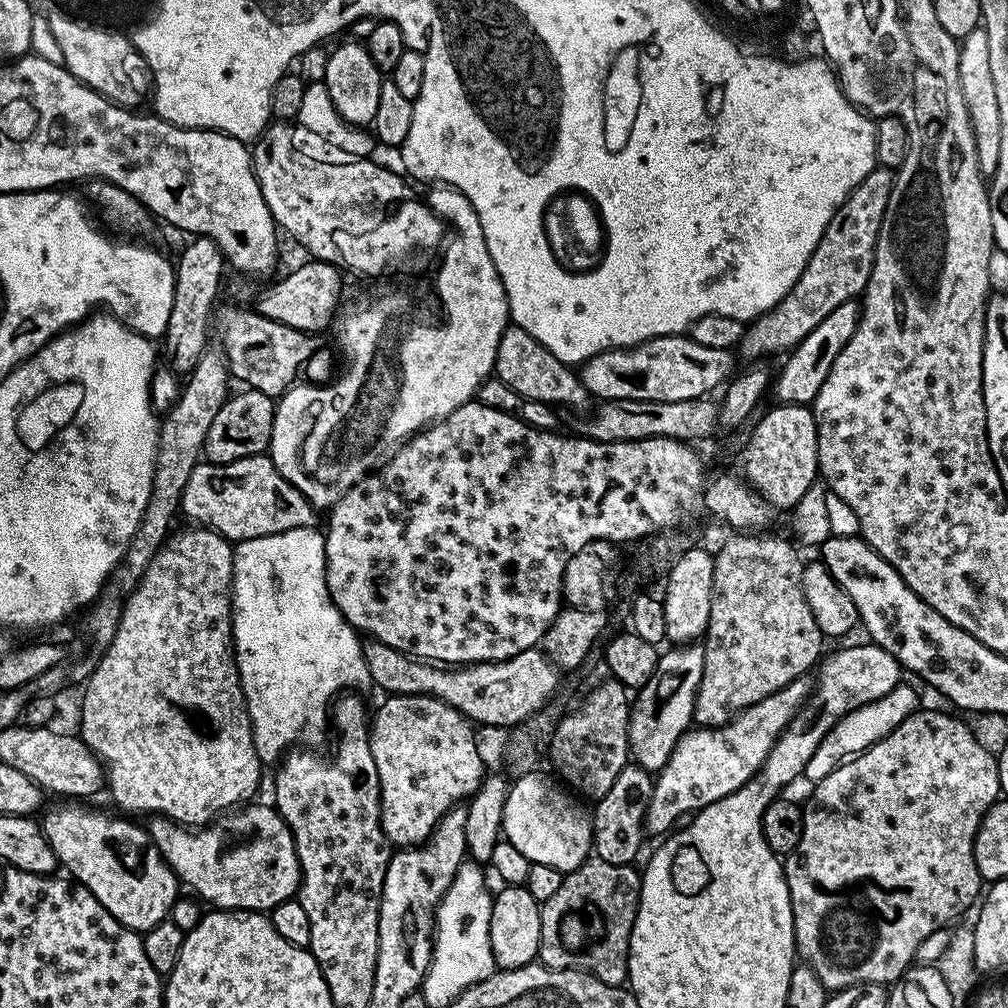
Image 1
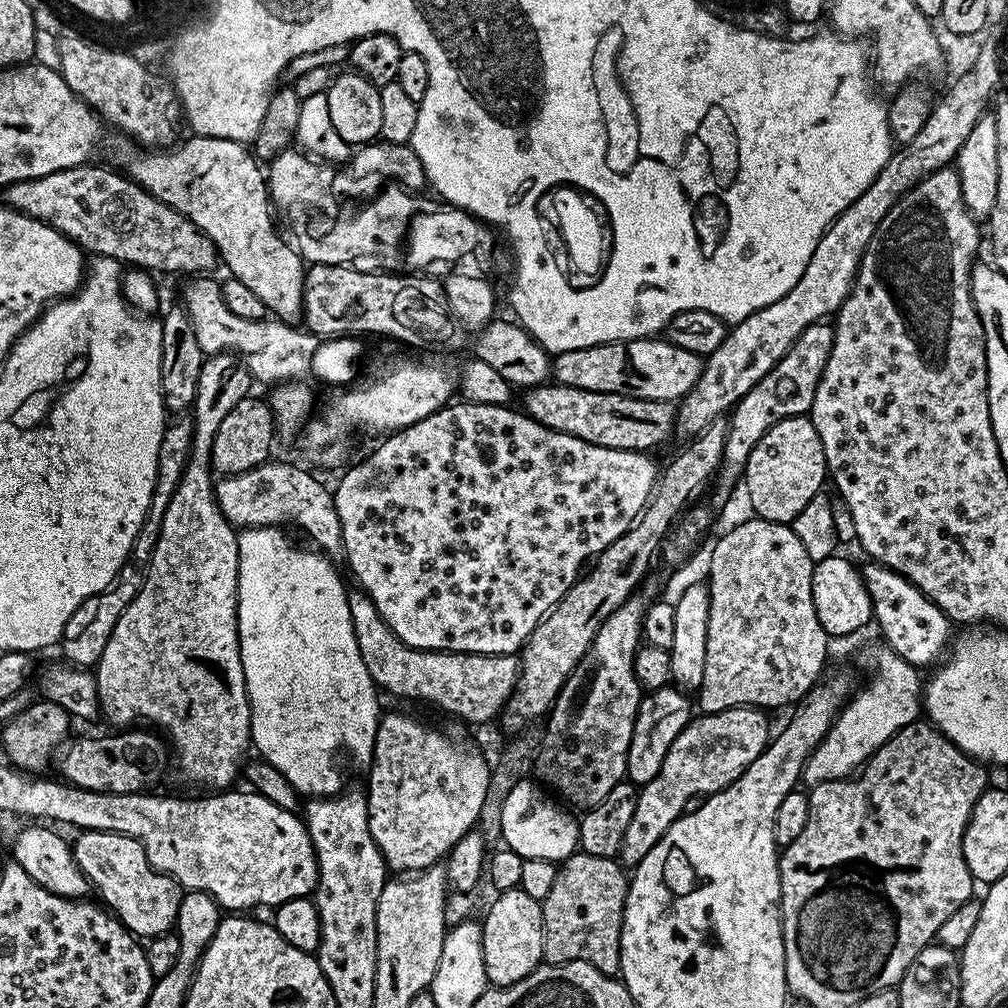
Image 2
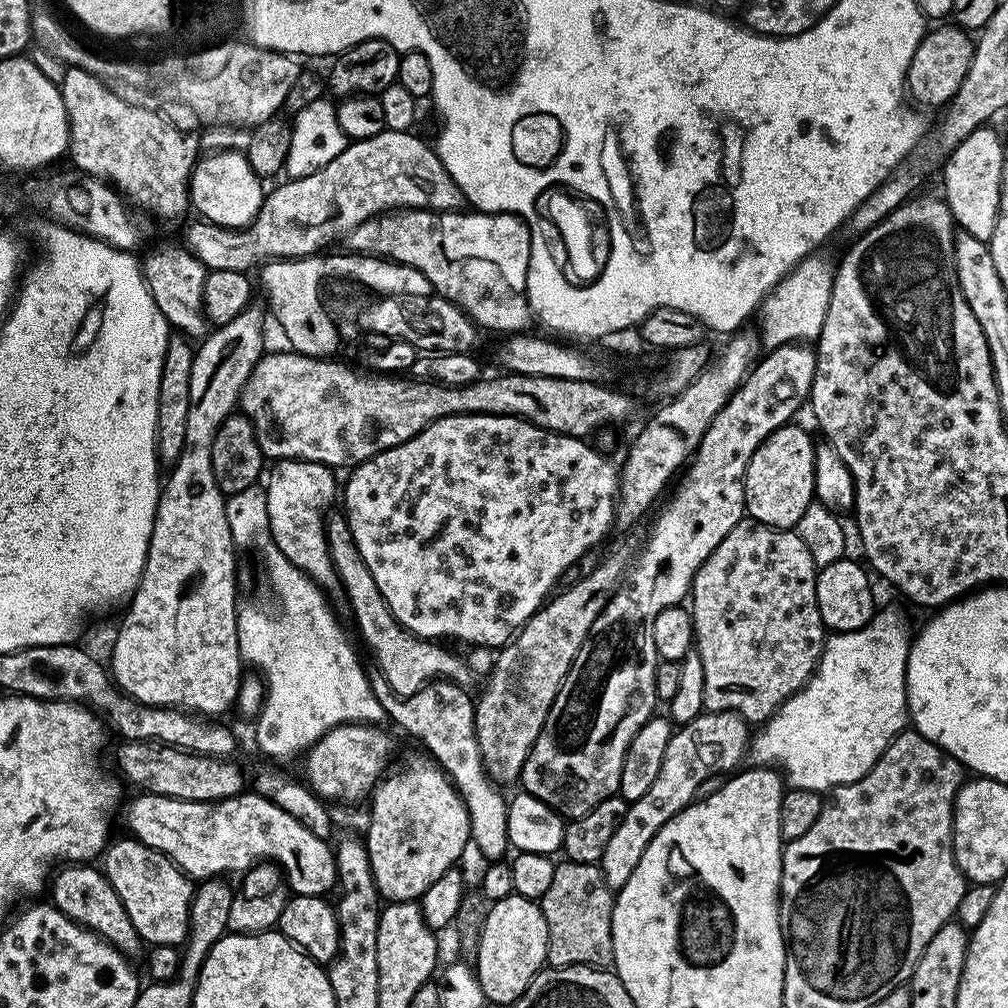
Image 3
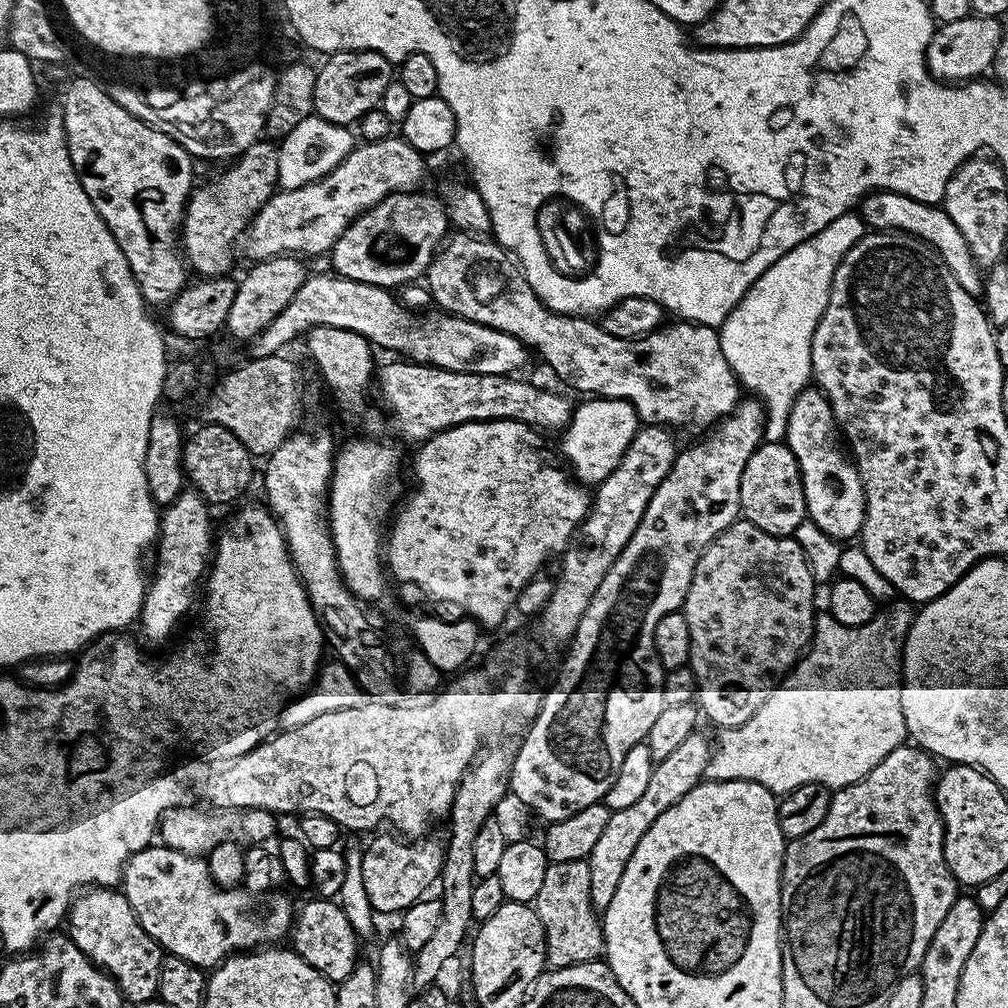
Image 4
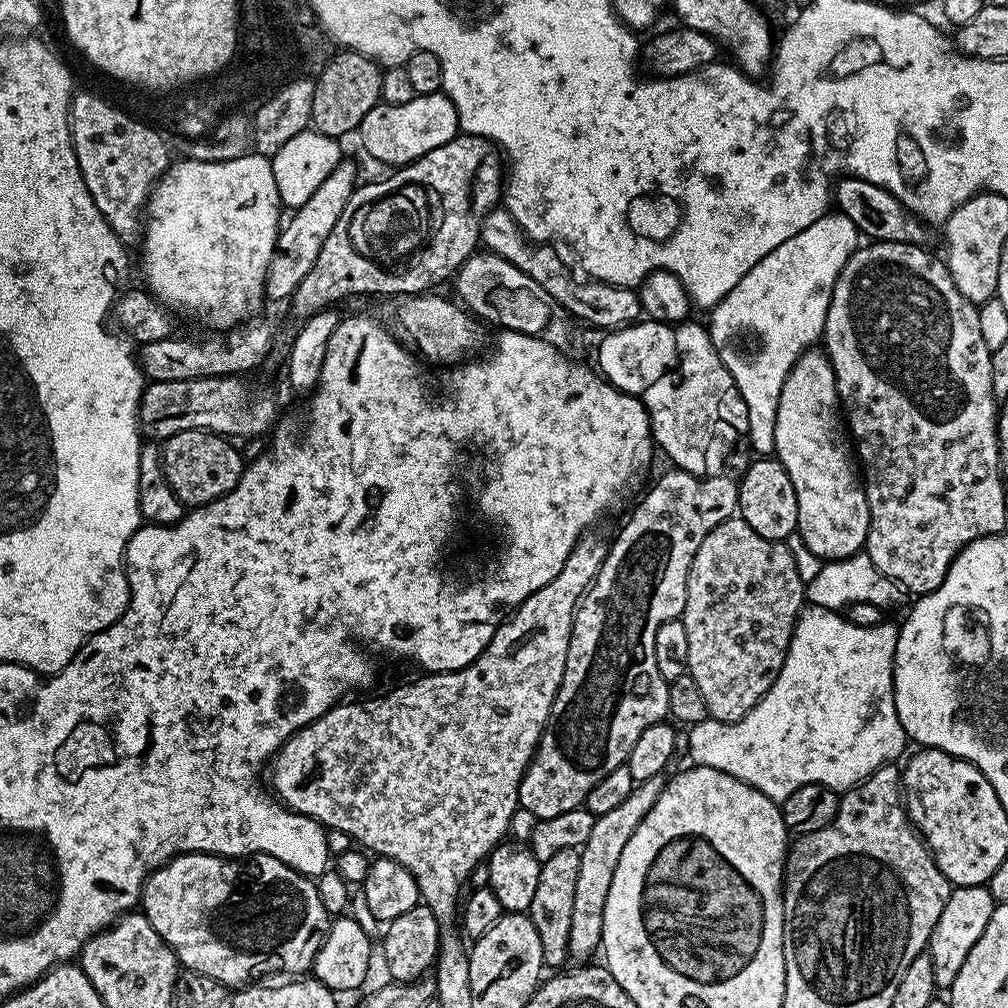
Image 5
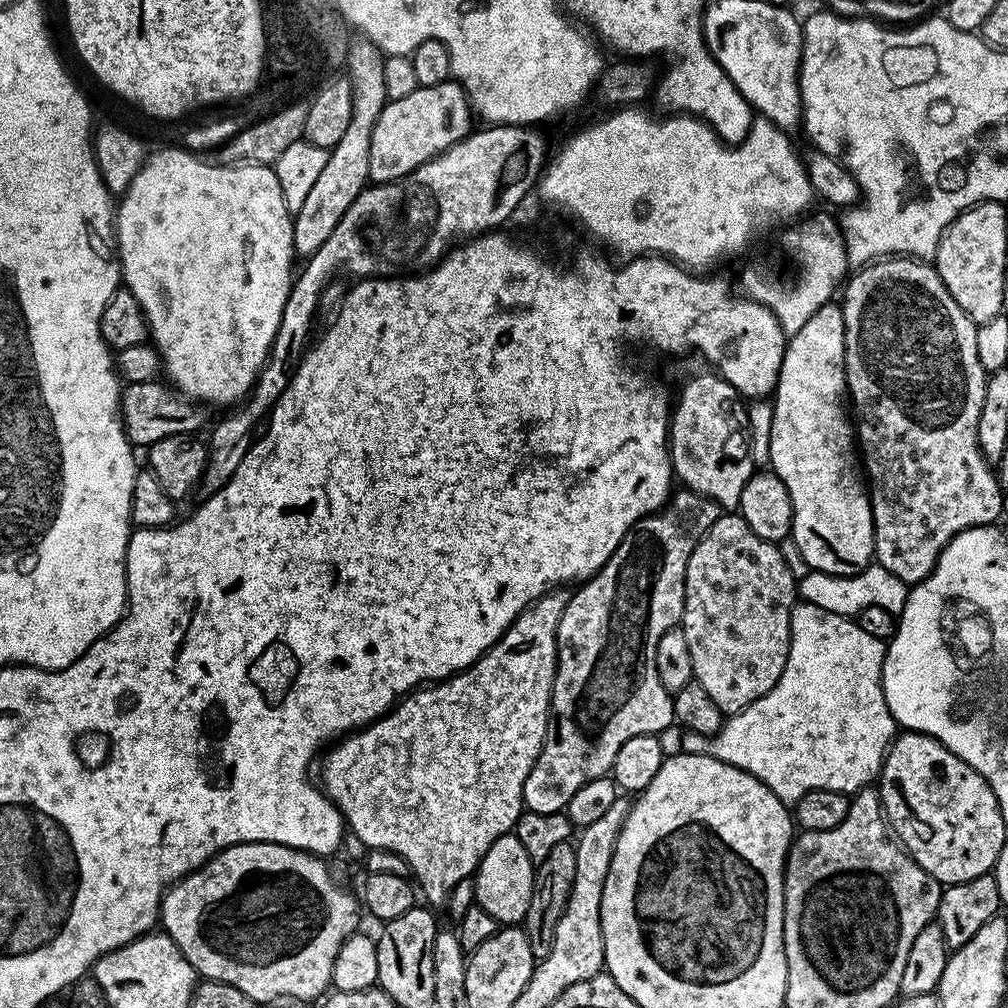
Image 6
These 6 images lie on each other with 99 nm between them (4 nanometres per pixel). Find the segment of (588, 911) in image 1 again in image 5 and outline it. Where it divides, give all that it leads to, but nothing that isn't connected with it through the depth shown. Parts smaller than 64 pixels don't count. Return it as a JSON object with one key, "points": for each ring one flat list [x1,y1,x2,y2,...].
{"points":[[575,848,562,850,540,865,538,886,534,890,534,902,530,902,527,915,534,922,534,930,538,930,538,938,542,941,542,958,545,965,552,970,565,967,564,960,569,959,568,943,570,942,570,914,574,911,574,889,578,882,579,851]]}

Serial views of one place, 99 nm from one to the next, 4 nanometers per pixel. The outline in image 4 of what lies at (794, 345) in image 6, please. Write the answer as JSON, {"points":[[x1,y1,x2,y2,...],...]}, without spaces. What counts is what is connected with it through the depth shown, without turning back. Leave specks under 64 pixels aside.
{"points":[[807,386,797,394,789,414,786,443,788,449,794,454,794,458,798,458,802,486,806,494,807,519,828,534,830,538,839,542,848,542,846,540,851,536,852,539,859,537,860,527,864,525,864,487,853,457,849,455,842,443,842,433,834,418,834,410,819,388]]}

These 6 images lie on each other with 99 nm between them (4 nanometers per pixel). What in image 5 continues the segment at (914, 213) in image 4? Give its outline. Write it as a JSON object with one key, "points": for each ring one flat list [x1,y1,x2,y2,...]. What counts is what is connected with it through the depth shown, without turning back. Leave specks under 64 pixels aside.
{"points":[[837,179,834,184,834,204,842,215,854,222,859,235,869,241,885,240,921,246,931,245,932,232,928,229,931,227,915,216,890,190,878,186,873,180]]}

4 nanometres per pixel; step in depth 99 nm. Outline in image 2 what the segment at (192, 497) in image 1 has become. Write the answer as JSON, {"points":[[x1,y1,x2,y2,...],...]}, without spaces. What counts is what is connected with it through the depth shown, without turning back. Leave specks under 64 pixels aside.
{"points":[[265,462,237,476,225,476,215,481,216,501,224,517,240,530,297,524,323,555,329,558,343,557,342,522,338,518,333,489,315,480,307,472,307,467,272,463]]}

